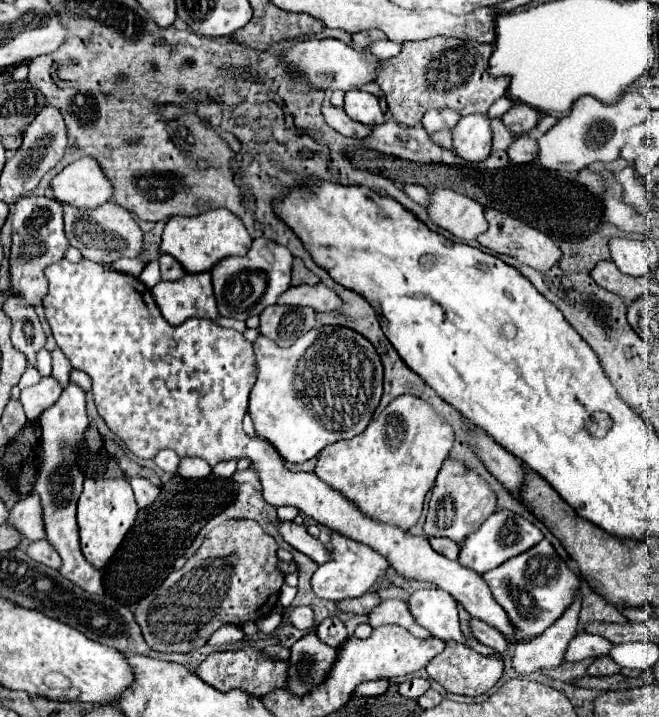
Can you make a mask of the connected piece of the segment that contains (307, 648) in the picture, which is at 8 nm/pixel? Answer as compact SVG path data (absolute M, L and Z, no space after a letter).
M308 633L304 635L300 641L296 641L292 645L292 655L288 659L290 663L290 671L288 671L288 689L294 691L296 695L304 695L308 693L312 687L318 687L322 683L322 679L326 679L326 673L330 671L332 663L336 659L336 649L328 647L326 643L322 643L316 633Z

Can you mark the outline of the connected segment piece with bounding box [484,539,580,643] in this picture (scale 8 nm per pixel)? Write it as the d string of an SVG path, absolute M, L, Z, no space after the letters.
M542 539L536 547L528 549L528 553L516 555L516 559L510 559L508 563L484 573L484 581L488 583L494 599L506 611L514 627L516 641L520 643L542 635L544 629L560 619L580 587L578 575L568 569L548 539Z

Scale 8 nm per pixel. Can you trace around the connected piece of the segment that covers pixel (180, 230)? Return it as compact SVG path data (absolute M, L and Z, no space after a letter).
M212 209L198 217L172 217L164 227L160 249L162 253L176 257L176 261L182 263L186 273L202 273L210 271L218 261L226 257L246 255L250 245L252 239L248 231L244 231L244 225L240 225L240 221L236 221L230 211Z

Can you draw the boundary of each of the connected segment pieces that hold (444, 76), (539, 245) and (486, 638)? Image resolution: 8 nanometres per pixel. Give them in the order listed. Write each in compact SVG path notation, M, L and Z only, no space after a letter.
M432 37L426 41L408 41L408 43L404 43L402 51L396 57L384 61L384 67L378 71L376 83L382 87L382 91L386 95L390 113L396 117L396 121L400 121L408 127L418 125L422 121L424 113L432 107L454 109L460 115L472 115L472 113L486 115L490 105L496 99L500 99L508 87L506 77L496 79L496 77L488 75L490 55L492 55L492 45L478 43L478 41L462 41L462 39L454 39L454 37Z
M486 209L486 221L488 221L488 231L486 235L480 235L478 241L490 249L492 253L498 253L498 255L510 255L518 261L522 261L524 265L540 271L540 273L546 273L548 269L552 269L554 265L558 265L560 257L562 257L562 251L560 247L544 233L528 227L526 223L518 221L518 219L512 219L510 215L504 215L500 213L498 209Z
M472 619L470 625L472 625L474 637L476 637L482 645L488 645L488 647L492 647L494 651L498 651L500 655L504 655L504 653L508 651L508 647L512 645L512 641L506 639L496 627L492 627L492 625L488 625L488 623L480 621L480 619Z

